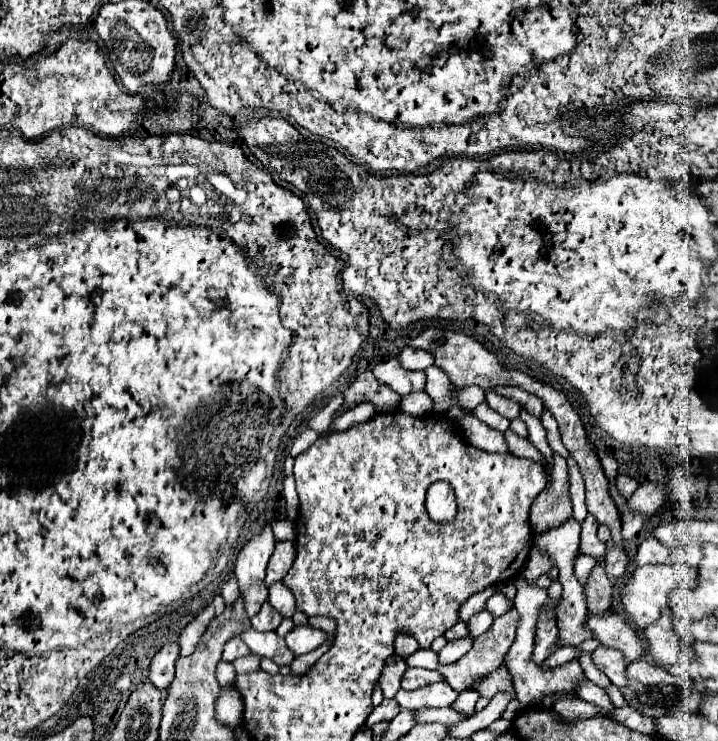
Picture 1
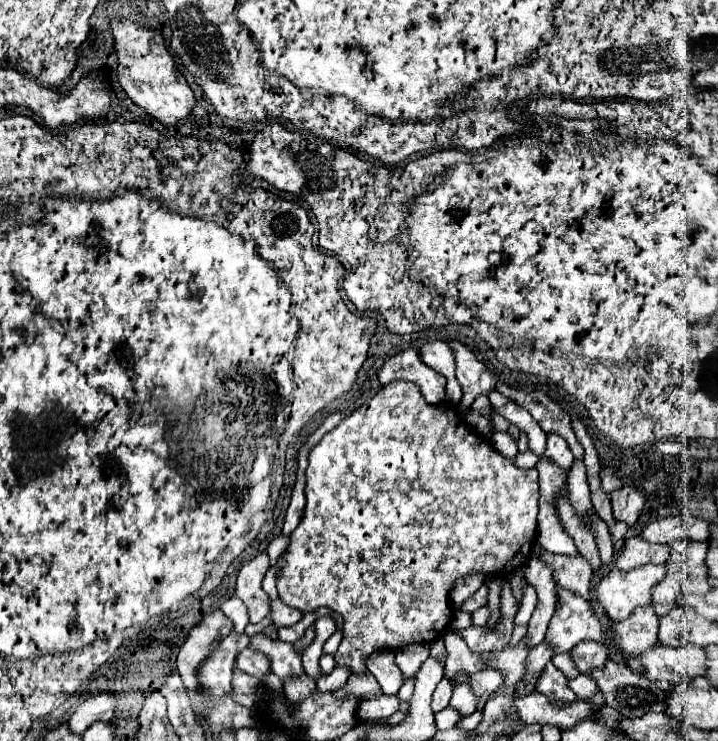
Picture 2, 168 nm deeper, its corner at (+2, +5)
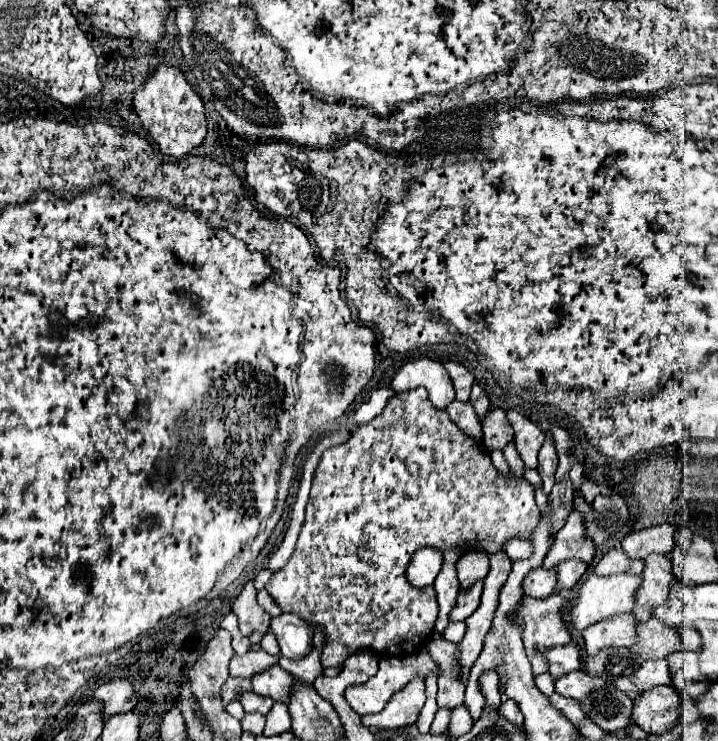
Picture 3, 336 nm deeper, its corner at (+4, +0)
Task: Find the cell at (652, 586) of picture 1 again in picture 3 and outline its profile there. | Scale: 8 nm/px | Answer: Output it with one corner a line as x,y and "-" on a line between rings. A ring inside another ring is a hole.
612,574
612,576
590,576
582,586
580,586
580,596
572,602
570,608
570,622
578,628
584,630
590,624
602,622
610,616
632,612
636,606
636,592
642,586
642,576
634,574

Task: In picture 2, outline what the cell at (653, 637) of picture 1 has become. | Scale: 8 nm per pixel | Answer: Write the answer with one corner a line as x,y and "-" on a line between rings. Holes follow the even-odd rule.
650,605
636,607
630,619
614,621
610,631
610,639
616,649
626,655
640,655
644,649
658,643
658,617

